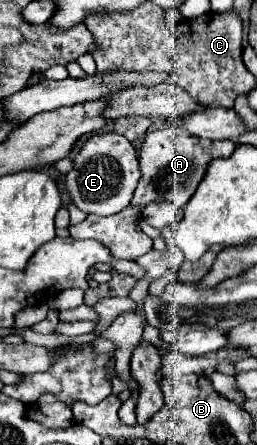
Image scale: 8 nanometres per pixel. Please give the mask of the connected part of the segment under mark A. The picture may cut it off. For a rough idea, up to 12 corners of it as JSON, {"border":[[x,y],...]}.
{"border":[[146,134],[130,206],[182,208],[232,140]]}

